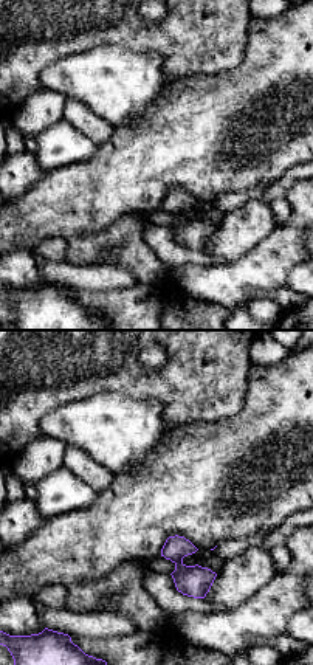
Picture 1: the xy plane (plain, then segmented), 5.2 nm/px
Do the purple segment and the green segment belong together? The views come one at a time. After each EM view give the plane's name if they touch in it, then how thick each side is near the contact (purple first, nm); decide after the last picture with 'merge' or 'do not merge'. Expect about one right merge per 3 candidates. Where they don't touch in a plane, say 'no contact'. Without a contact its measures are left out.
no contact

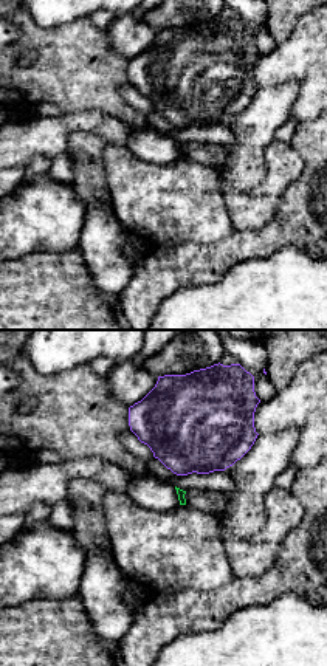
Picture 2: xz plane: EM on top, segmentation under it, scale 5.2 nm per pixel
no contact

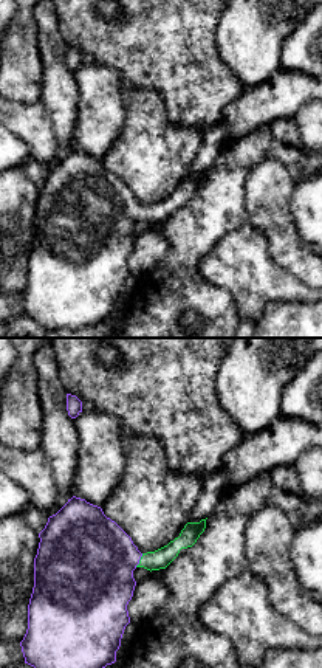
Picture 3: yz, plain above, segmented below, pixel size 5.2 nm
yz | 440/100 nm

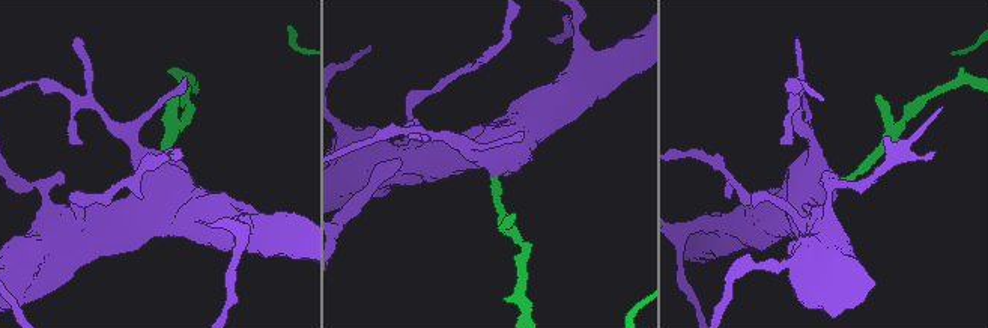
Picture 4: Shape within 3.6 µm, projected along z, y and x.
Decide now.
merge

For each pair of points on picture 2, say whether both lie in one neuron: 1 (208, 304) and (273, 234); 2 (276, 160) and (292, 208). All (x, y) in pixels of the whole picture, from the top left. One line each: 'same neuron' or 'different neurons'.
1: different neurons
2: different neurons

